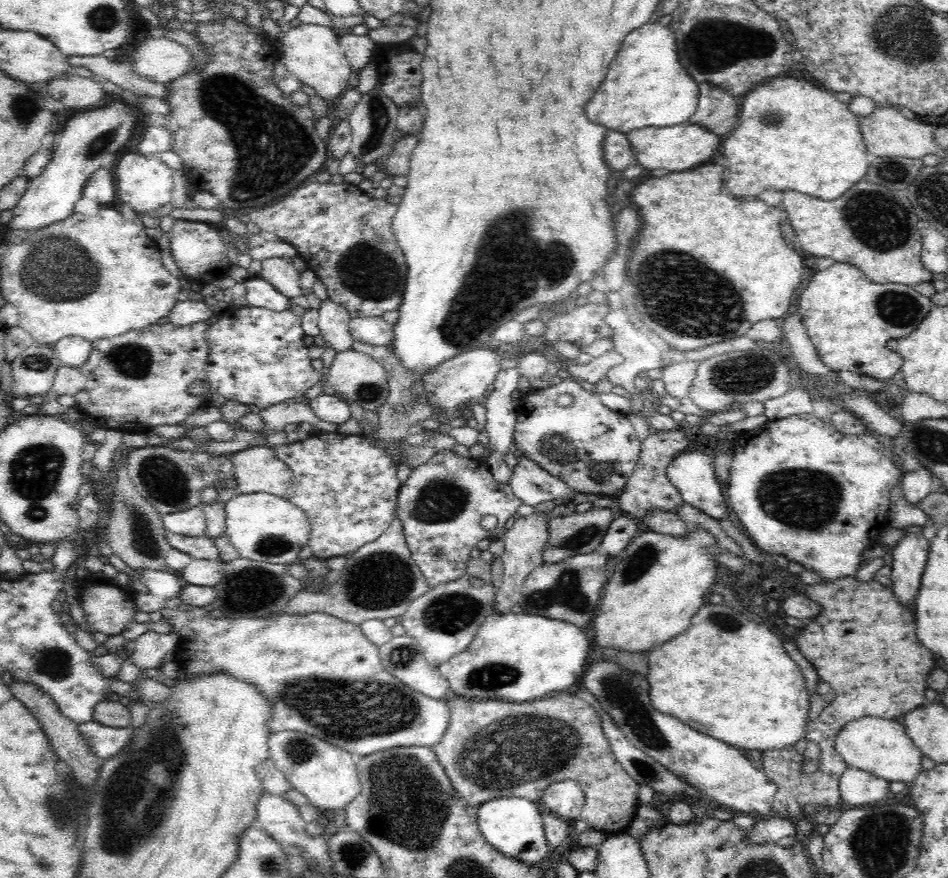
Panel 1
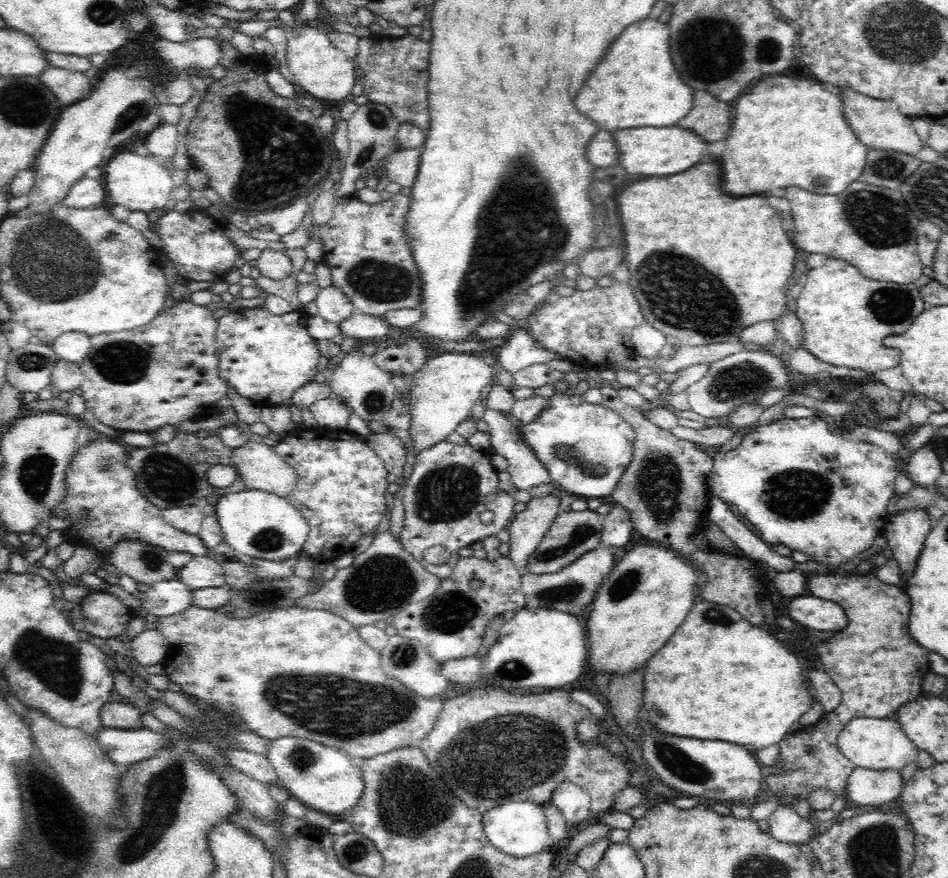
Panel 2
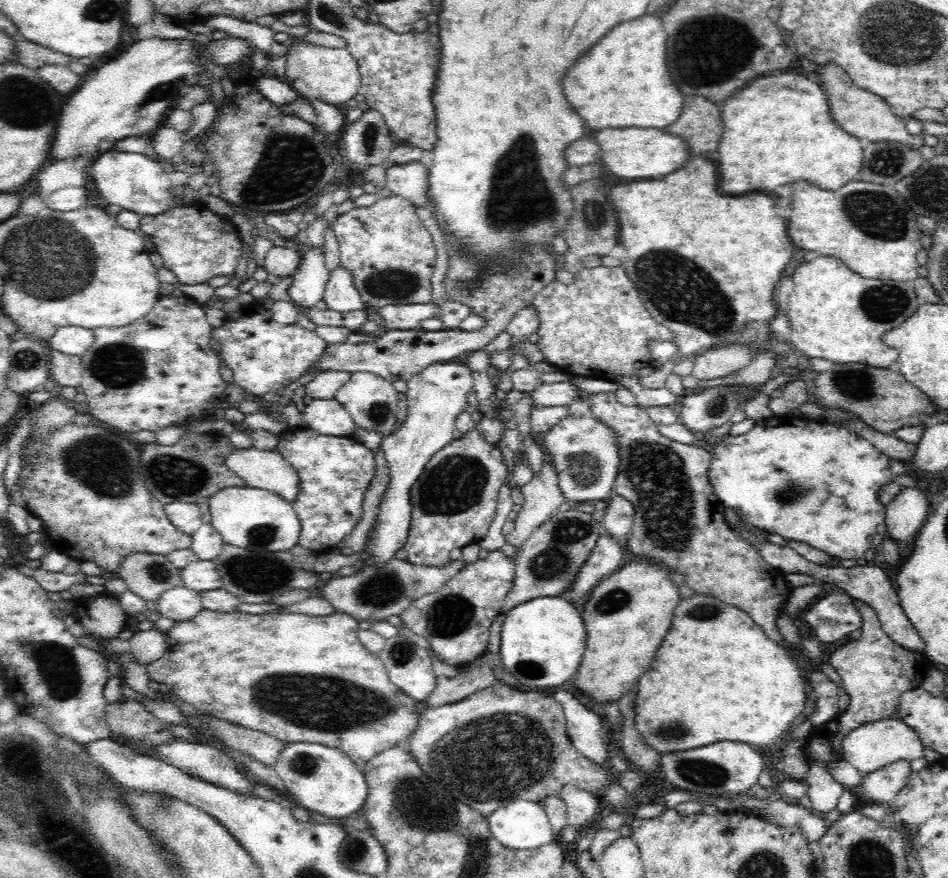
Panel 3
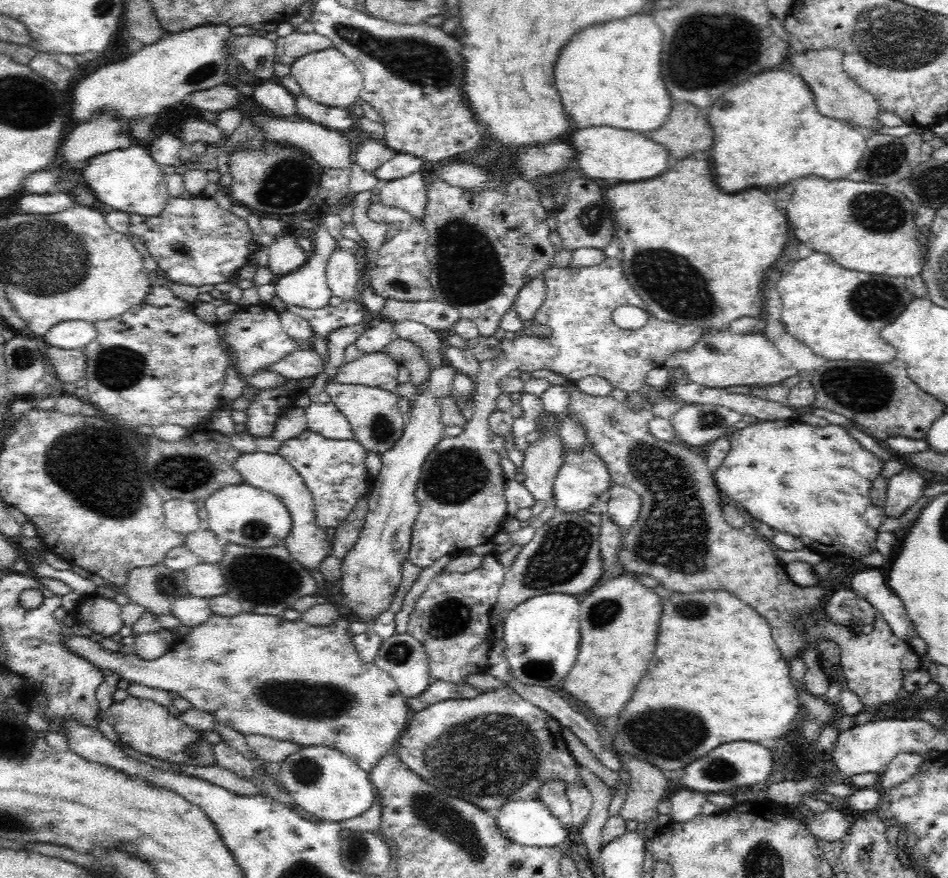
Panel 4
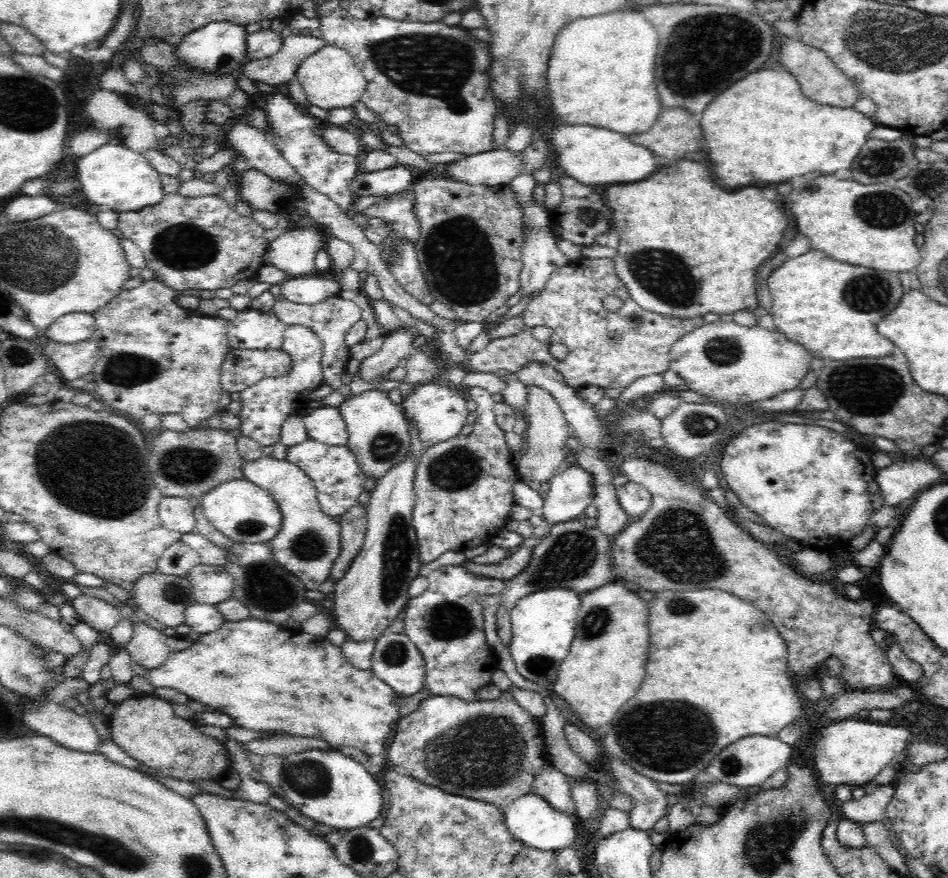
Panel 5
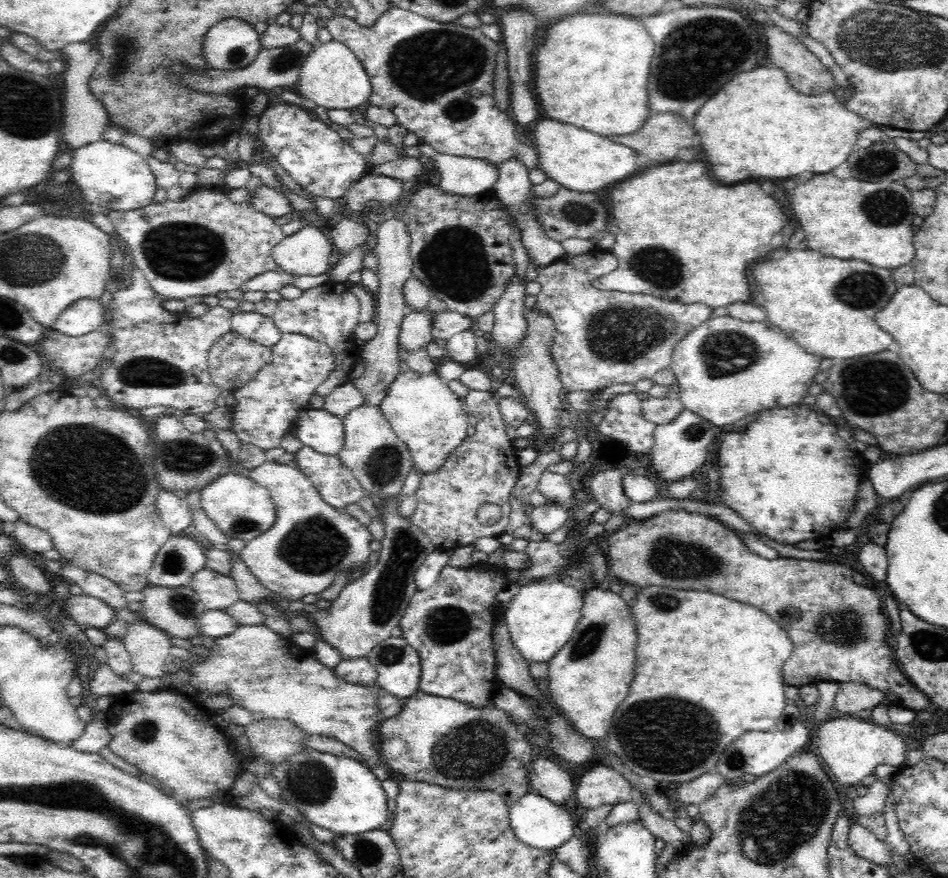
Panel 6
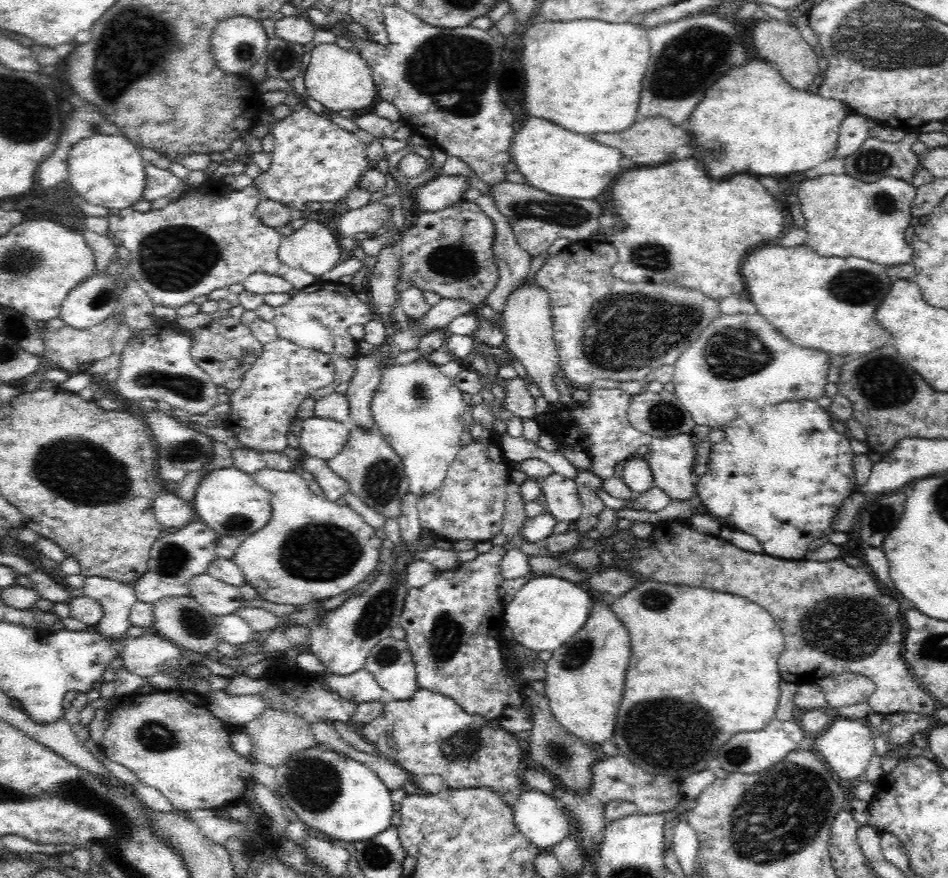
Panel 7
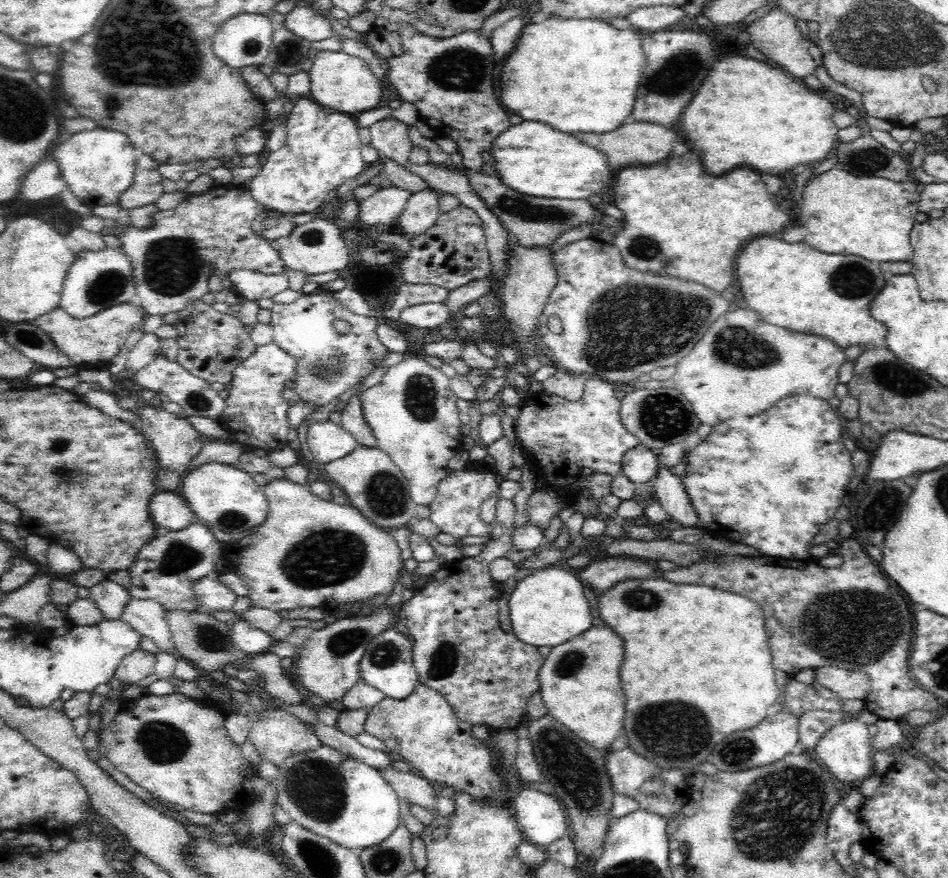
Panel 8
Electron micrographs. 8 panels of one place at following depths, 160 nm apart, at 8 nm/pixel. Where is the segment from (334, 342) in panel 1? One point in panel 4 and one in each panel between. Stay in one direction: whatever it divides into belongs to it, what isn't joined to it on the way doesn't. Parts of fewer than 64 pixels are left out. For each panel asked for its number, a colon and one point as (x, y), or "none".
2: (334, 307)
3: (340, 295)
4: (342, 269)

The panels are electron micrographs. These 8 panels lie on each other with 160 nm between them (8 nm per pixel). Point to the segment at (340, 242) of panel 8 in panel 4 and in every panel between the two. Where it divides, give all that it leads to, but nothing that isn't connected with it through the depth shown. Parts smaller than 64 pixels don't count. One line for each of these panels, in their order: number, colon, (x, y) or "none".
4: (286, 256)
5: (294, 252)
6: (306, 253)
7: (312, 248)

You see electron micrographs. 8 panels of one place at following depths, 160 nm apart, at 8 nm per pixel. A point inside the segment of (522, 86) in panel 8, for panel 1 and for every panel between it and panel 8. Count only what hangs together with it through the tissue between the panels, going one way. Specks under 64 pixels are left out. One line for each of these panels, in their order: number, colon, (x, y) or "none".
1: (647, 86)
2: (636, 85)
3: (623, 82)
4: (610, 75)
5: (601, 73)
6: (593, 70)
7: (586, 76)

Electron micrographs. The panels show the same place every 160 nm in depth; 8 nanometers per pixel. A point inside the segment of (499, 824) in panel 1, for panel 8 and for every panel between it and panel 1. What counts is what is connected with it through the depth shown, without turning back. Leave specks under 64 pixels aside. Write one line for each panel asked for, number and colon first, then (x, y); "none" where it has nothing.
2: (520, 829)
3: (521, 825)
4: (528, 822)
5: (531, 819)
6: (538, 822)
7: (541, 818)
8: (542, 819)

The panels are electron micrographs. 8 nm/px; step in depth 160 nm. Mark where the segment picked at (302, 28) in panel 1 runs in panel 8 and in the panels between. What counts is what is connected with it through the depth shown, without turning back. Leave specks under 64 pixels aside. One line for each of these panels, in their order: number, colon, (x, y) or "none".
2: (321, 70)
3: (332, 75)
4: (328, 77)
5: (330, 78)
6: (332, 76)
7: (340, 79)
8: (345, 83)

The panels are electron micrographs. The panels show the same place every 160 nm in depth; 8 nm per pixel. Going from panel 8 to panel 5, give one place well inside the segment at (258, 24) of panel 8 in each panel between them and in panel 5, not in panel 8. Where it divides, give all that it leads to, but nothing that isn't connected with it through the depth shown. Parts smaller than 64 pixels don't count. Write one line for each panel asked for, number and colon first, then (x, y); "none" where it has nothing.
5: (219, 47)
6: (229, 45)
7: (237, 44)

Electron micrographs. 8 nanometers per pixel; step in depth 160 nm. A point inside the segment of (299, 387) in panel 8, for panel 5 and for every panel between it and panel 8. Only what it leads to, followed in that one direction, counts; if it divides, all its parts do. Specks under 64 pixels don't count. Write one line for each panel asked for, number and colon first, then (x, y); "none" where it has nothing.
5: (331, 319)
6: (328, 313)
7: (318, 317)

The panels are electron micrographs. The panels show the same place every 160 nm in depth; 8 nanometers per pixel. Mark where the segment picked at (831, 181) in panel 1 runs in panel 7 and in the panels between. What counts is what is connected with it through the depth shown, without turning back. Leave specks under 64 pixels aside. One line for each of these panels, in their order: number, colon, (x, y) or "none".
2: (786, 132)
3: (778, 130)
4: (768, 129)
5: (764, 127)
6: (758, 125)
7: (752, 121)

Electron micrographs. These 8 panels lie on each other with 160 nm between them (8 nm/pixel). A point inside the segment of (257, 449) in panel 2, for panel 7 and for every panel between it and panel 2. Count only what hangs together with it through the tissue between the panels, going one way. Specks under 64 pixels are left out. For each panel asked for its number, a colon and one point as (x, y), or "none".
3: (266, 469)
4: (307, 543)
5: (309, 541)
6: (310, 543)
7: (312, 549)

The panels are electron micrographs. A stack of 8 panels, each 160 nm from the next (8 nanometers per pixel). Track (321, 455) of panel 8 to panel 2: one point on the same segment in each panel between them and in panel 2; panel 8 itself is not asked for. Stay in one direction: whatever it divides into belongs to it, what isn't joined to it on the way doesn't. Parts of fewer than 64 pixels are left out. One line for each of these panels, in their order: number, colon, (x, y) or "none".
2: (331, 413)
3: (327, 416)
4: (324, 418)
5: (325, 424)
6: (318, 429)
7: (323, 438)

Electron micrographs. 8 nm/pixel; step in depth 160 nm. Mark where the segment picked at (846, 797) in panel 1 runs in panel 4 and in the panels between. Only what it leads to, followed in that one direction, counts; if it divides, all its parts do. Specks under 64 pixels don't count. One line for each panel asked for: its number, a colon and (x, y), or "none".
2: (864, 786)
3: (880, 786)
4: (904, 766)

